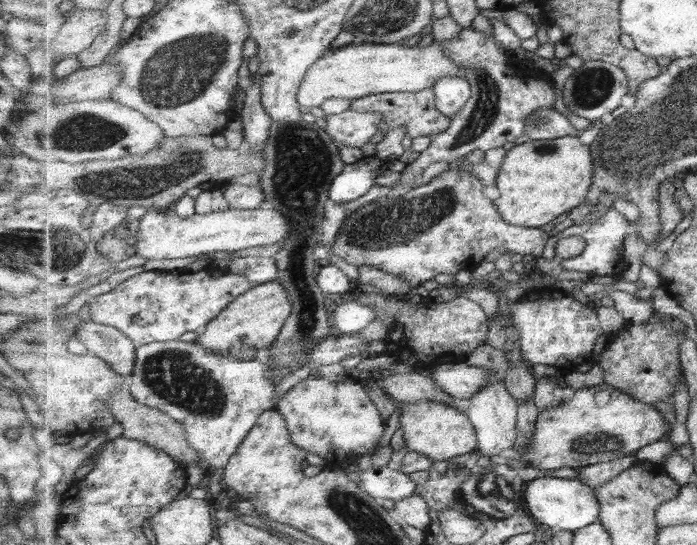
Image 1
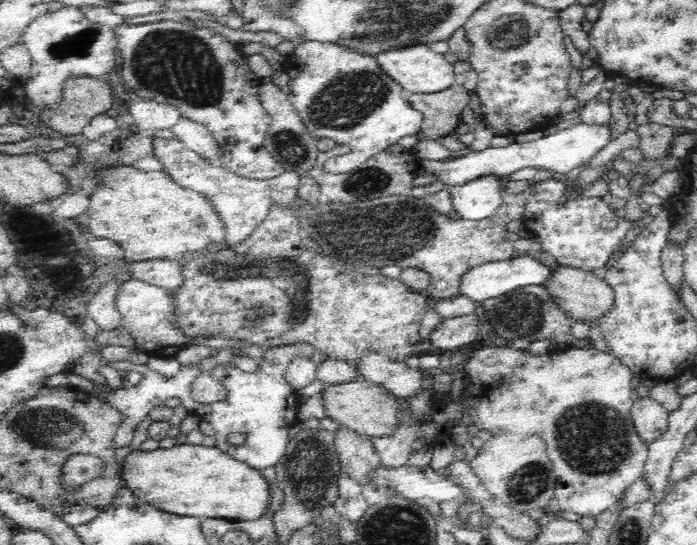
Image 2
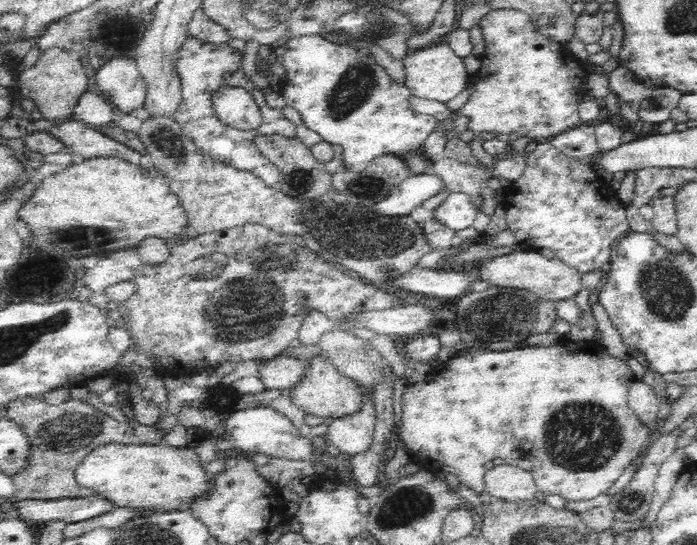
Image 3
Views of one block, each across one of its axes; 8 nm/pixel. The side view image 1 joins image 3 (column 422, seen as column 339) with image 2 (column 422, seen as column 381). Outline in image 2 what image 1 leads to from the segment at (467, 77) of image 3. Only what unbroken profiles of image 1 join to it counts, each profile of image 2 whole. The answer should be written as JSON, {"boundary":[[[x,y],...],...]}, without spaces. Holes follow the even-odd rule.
{"boundary":[[[429,44],[392,49],[375,57],[382,70],[401,84],[407,94],[442,92],[455,83],[454,65],[447,62],[444,55],[434,52]]]}

